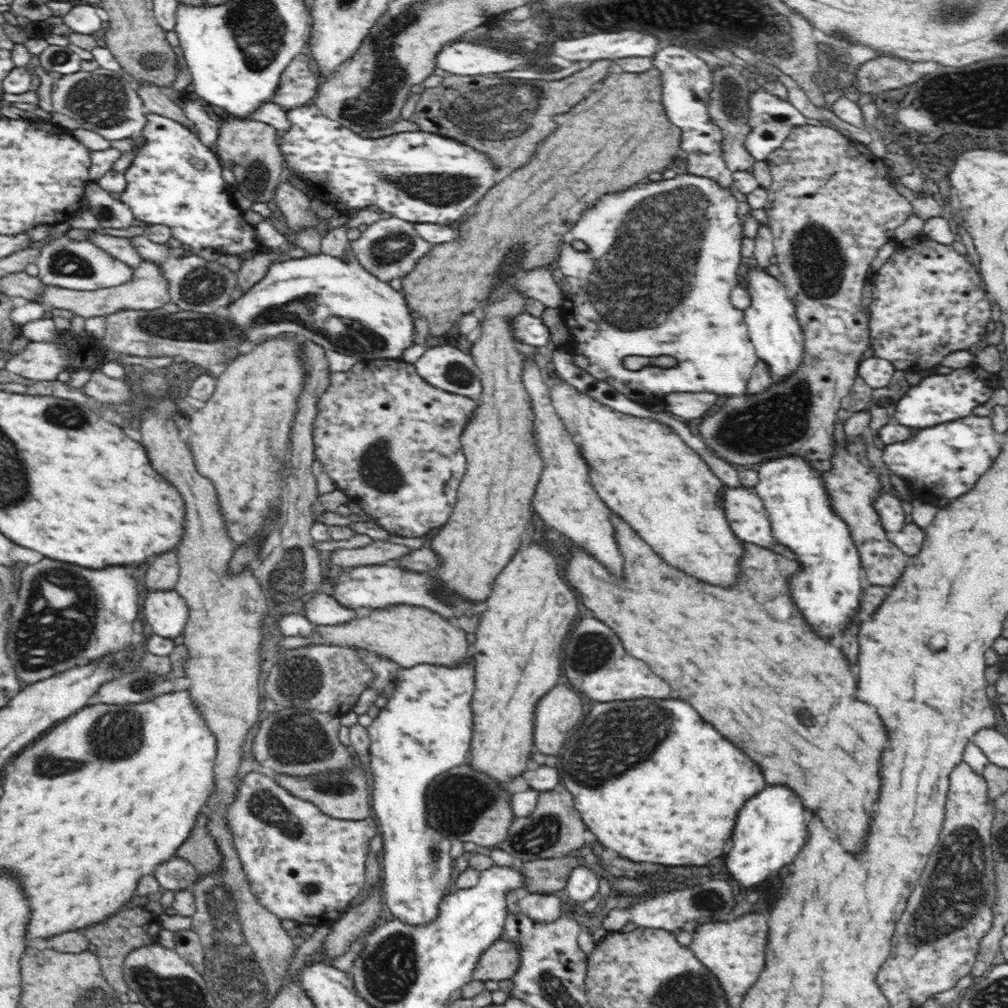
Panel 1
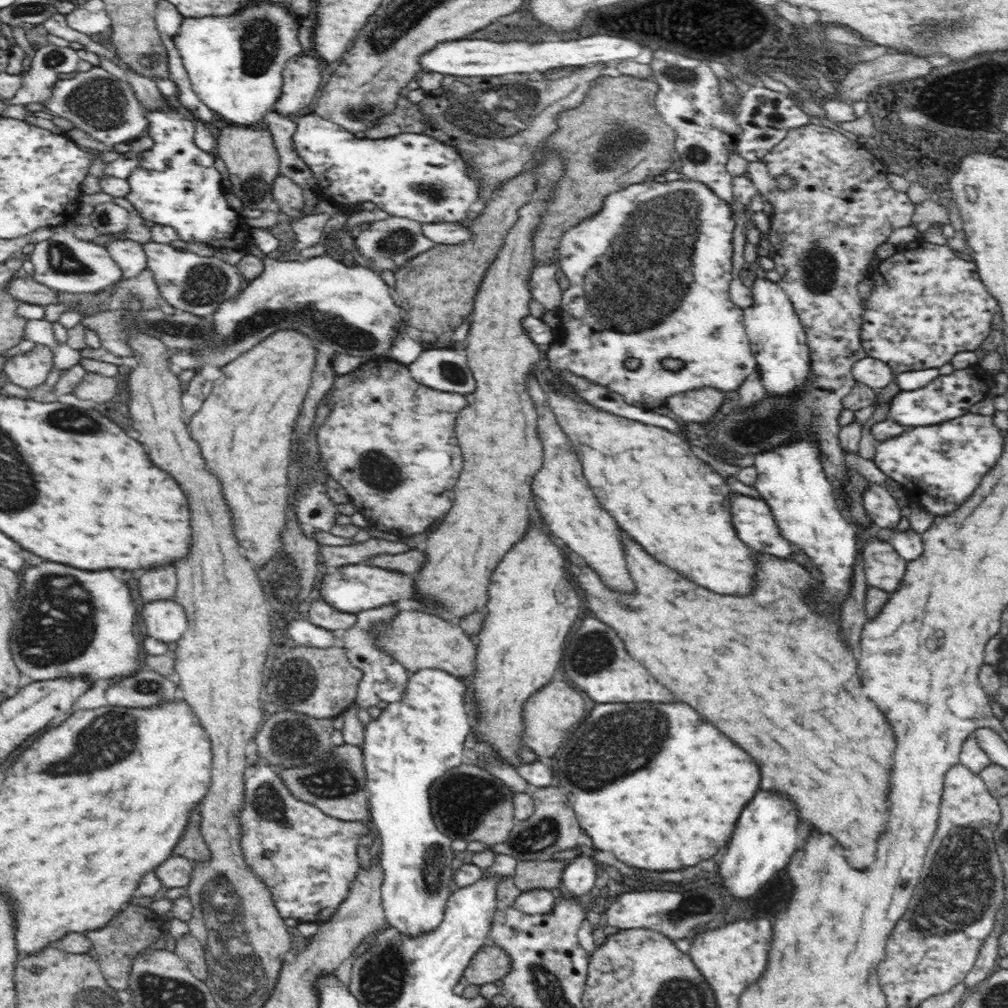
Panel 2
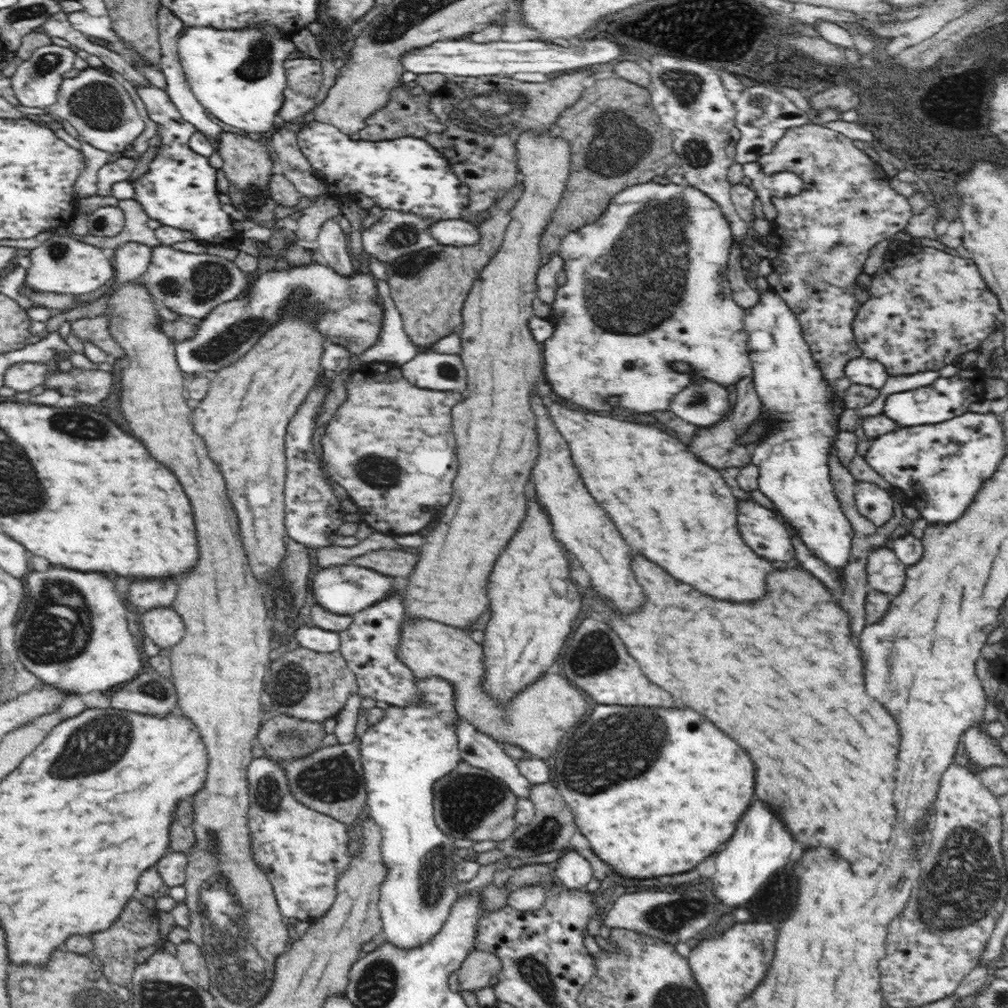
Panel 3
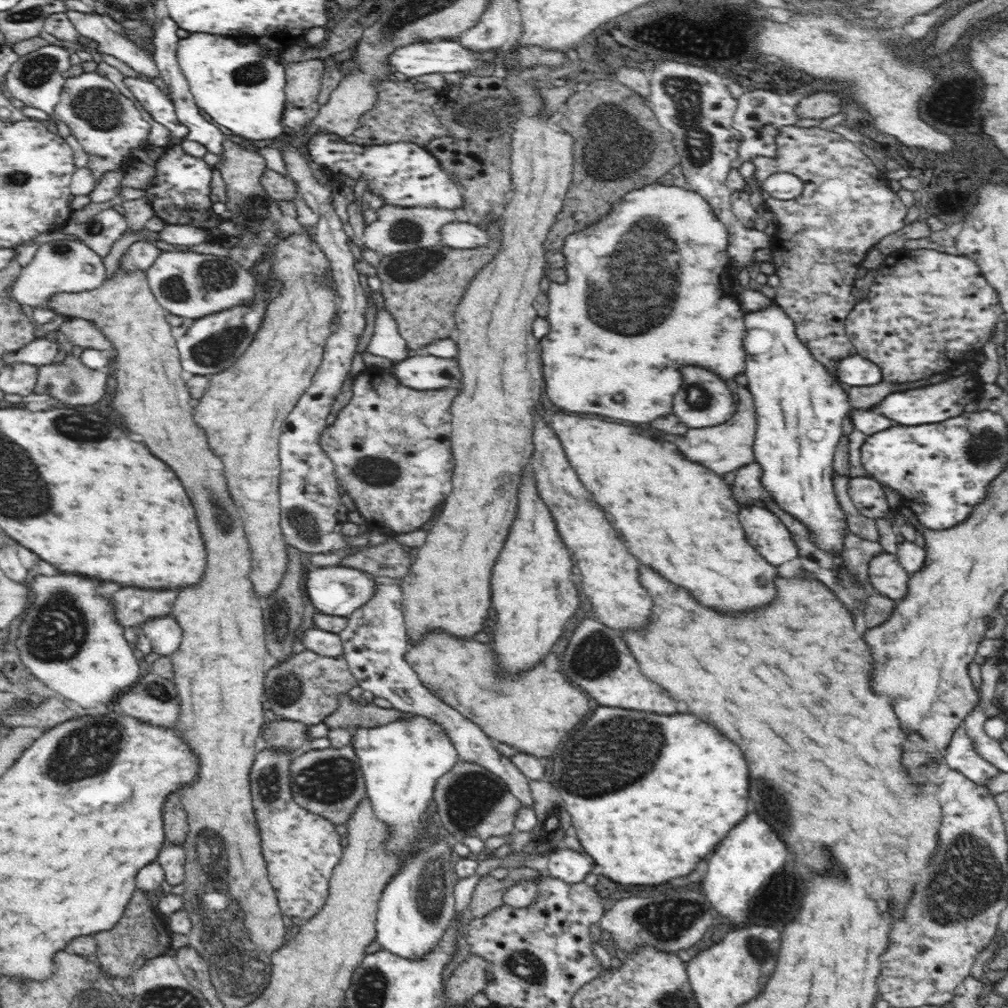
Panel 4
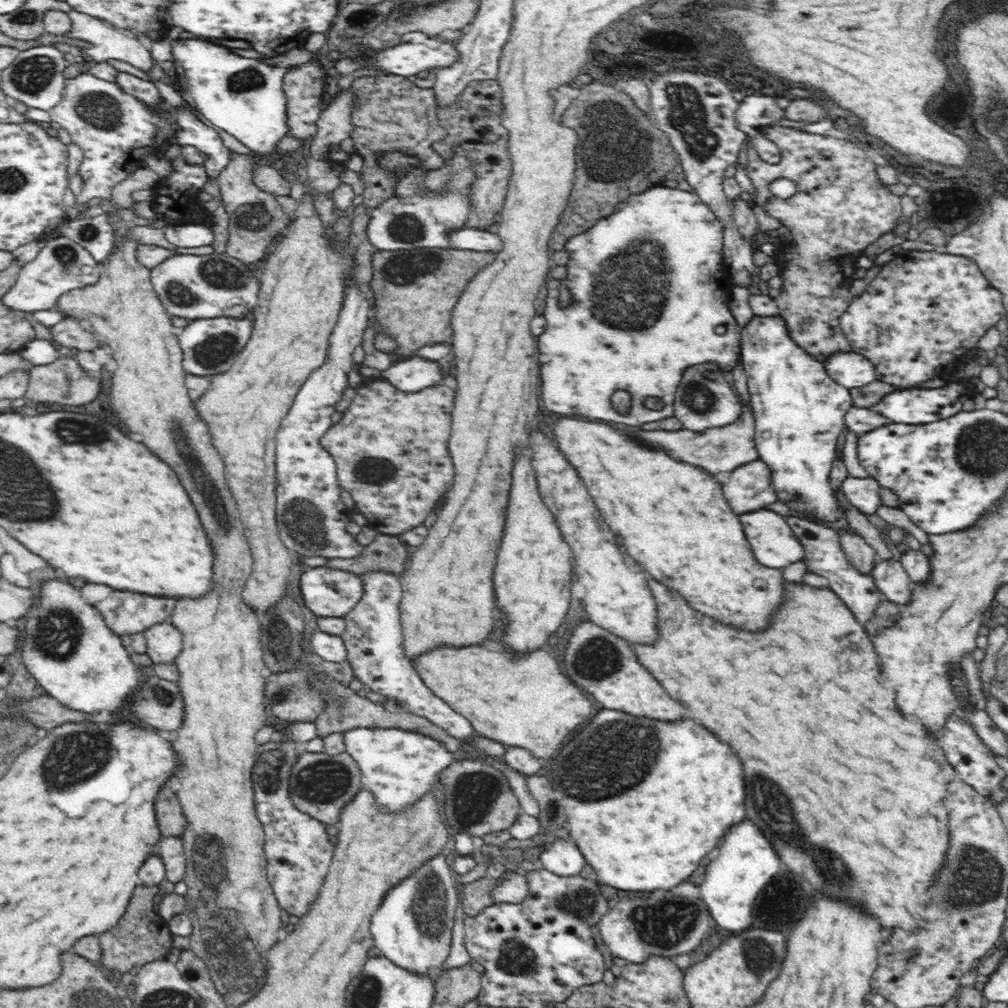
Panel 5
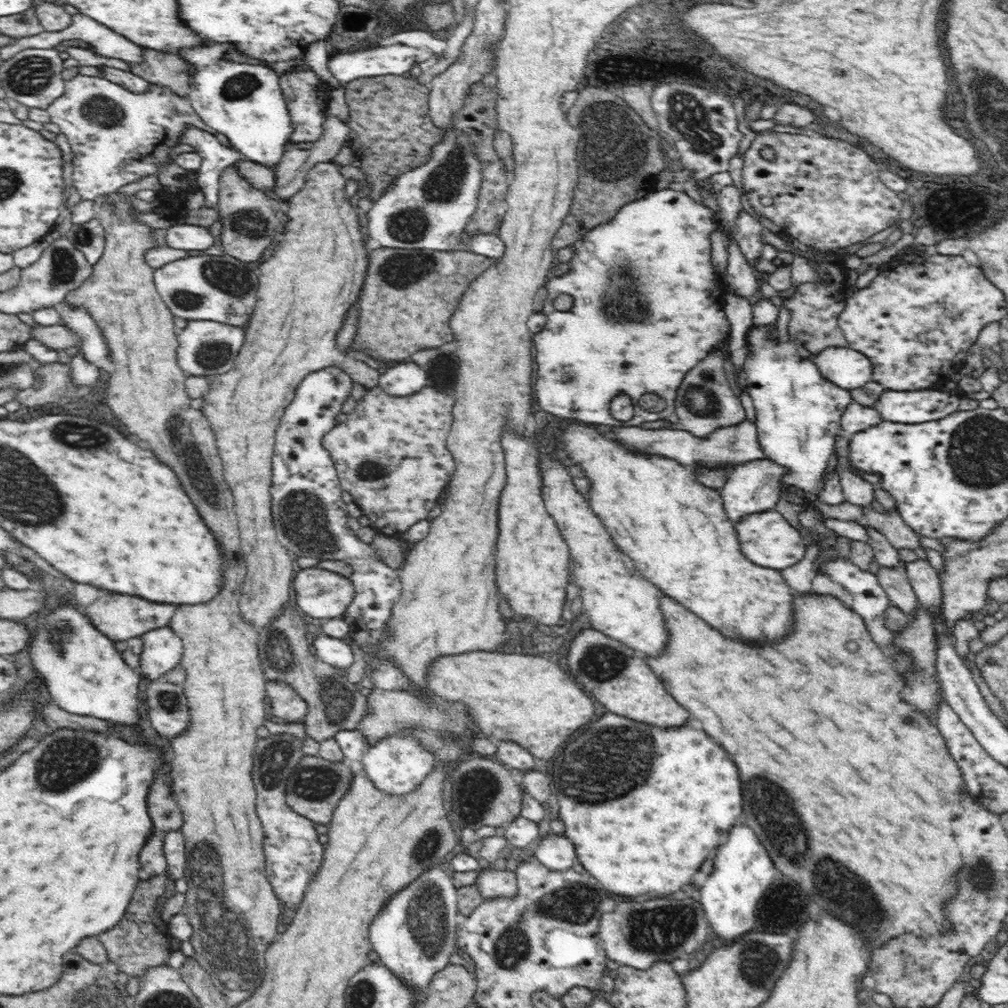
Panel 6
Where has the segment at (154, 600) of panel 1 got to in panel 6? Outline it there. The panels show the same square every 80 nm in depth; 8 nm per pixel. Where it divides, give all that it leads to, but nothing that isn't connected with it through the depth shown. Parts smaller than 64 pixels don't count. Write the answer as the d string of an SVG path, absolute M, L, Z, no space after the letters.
M169 625L145 632L138 673L150 681L164 680L164 674L180 664L183 644Z

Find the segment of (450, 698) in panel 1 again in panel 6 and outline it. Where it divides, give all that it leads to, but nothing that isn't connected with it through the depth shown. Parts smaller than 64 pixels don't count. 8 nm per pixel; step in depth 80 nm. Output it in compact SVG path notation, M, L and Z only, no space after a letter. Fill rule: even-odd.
M358 729L340 730L333 737L344 753L346 760L365 770L367 777L374 783L374 786L384 794L393 794L393 796L398 794L400 796L400 794L414 792L416 786L422 784L422 780L436 766L434 753L428 750L428 747L420 746L420 742L414 742L412 737L404 738L402 735L390 735L381 738L381 741L375 742L375 745L370 745ZM442 864L432 866L410 886L400 890L390 898L390 902L382 908L382 912L369 924L369 942L373 951L378 954L382 964L400 977L408 987L418 991L419 1003L425 998L425 991L430 980L442 968L449 965L448 959L456 948L456 920L457 915L457 889L453 880L443 870Z

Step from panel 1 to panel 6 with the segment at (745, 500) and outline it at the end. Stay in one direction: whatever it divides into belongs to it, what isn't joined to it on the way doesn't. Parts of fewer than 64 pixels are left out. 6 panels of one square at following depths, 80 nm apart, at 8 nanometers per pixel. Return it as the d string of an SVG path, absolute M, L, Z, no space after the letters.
M764 511L745 517L736 523L735 531L738 532L737 537L742 553L755 565L781 571L804 558L807 546L800 537L800 532L792 528L782 514L776 511Z

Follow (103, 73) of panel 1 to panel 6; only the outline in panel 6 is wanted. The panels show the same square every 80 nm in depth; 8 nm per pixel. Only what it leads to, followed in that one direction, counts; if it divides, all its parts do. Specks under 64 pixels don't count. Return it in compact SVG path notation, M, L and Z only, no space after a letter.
M78 73L70 80L65 80L65 91L60 98L47 108L50 122L58 124L60 132L65 134L73 154L73 187L81 200L94 200L116 193L122 186L136 182L139 178L156 175L168 163L174 160L168 157L168 150L181 143L181 134L188 125L215 133L193 109L188 96L178 96L171 88L151 84L150 90L134 94L123 86L110 82L104 77L93 77Z

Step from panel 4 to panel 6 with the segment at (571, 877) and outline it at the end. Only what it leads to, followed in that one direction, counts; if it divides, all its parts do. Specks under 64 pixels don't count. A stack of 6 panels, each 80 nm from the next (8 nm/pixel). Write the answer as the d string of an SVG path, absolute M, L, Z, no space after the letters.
M548 833L533 845L534 856L552 871L573 870L578 862L572 841L566 836Z

